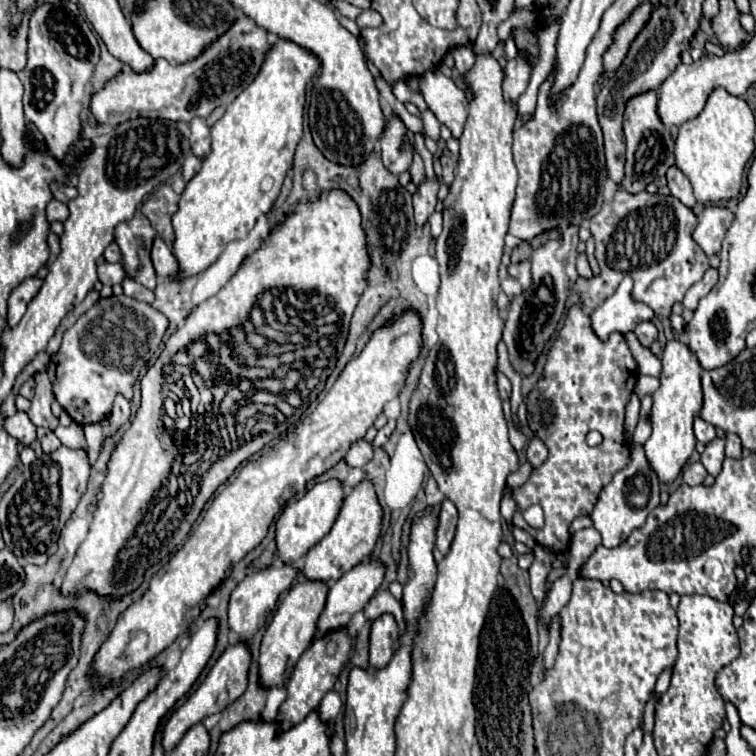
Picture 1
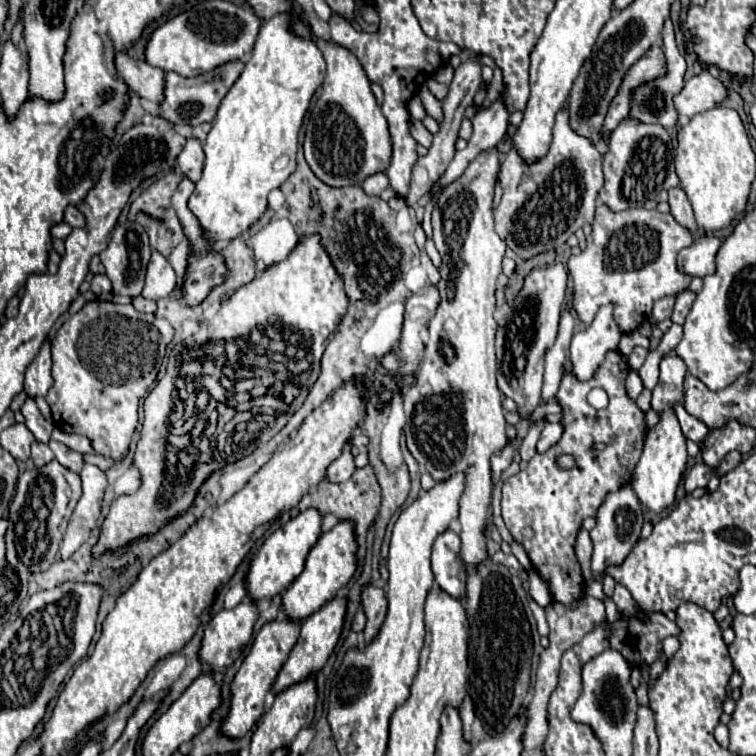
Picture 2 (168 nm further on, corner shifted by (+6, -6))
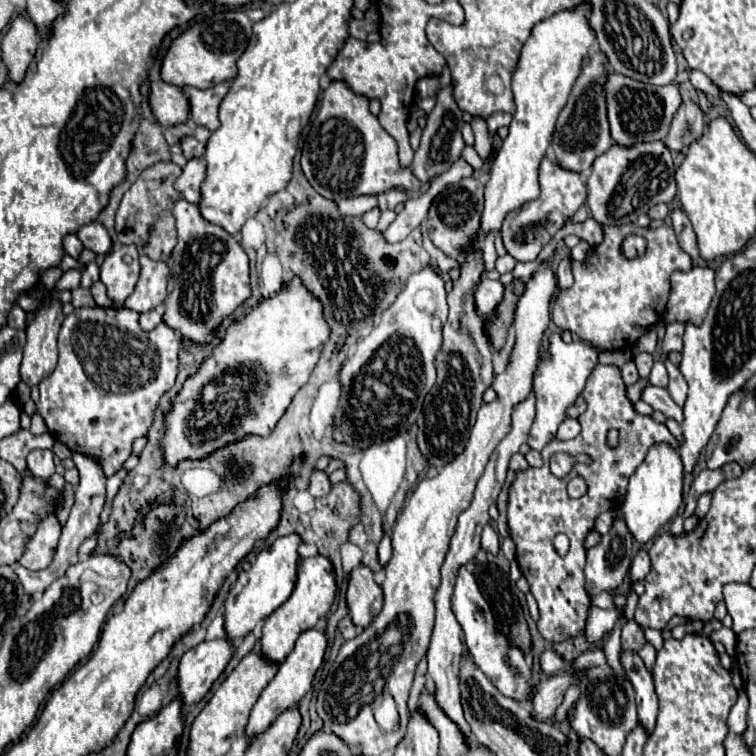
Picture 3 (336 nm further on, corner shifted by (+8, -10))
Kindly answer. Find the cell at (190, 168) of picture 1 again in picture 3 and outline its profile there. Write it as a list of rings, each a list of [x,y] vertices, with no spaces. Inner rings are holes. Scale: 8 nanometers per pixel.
[[[180,198],[172,212],[178,228],[178,244],[168,260],[172,278],[168,280],[162,320],[168,328],[176,330],[184,342],[206,346],[214,340],[220,324],[252,294],[248,256],[236,236],[204,220],[198,206]]]

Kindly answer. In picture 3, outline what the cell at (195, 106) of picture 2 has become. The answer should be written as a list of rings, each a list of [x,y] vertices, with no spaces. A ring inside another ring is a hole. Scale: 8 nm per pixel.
[[[222,82],[206,90],[198,90],[198,88],[182,88],[182,90],[190,96],[190,118],[196,124],[206,126],[208,130],[214,132],[220,126],[218,106],[222,98],[228,94],[230,82]]]

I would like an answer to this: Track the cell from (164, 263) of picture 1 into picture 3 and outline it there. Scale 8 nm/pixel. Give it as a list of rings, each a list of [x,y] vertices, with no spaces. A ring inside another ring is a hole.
[[[140,256],[140,278],[134,292],[126,298],[124,308],[130,308],[138,314],[154,310],[166,298],[166,284],[170,278],[170,268],[162,260],[152,260]]]

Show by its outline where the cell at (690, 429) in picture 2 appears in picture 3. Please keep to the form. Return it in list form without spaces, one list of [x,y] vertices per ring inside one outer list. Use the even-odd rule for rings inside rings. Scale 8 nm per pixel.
[[[648,384],[648,386],[642,390],[642,400],[648,402],[654,410],[664,412],[664,416],[676,418],[676,420],[680,422],[680,418],[682,418],[680,406],[670,398],[670,394],[668,394],[666,388],[658,388],[658,386]]]

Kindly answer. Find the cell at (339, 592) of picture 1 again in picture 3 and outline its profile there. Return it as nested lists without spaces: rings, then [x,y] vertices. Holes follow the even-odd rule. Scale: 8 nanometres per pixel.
[[[312,628],[312,630],[306,630],[304,634],[300,634],[300,638],[296,640],[294,650],[278,666],[278,672],[276,672],[274,680],[262,690],[258,702],[254,704],[254,708],[250,712],[250,718],[248,718],[248,724],[246,724],[246,734],[244,734],[248,742],[252,742],[258,734],[262,734],[282,712],[296,706],[304,698],[304,694],[312,688],[312,678],[322,664],[324,652],[326,652],[326,634],[324,632],[318,632],[318,630]]]

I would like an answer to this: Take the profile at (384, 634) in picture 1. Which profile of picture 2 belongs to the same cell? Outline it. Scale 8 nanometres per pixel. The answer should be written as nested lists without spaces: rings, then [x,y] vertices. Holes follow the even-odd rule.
[[[366,586],[364,592],[362,592],[362,606],[364,606],[364,612],[366,612],[366,628],[364,628],[364,644],[372,644],[372,640],[378,636],[382,624],[384,624],[384,618],[386,618],[386,594],[382,588],[376,588],[376,586]]]

